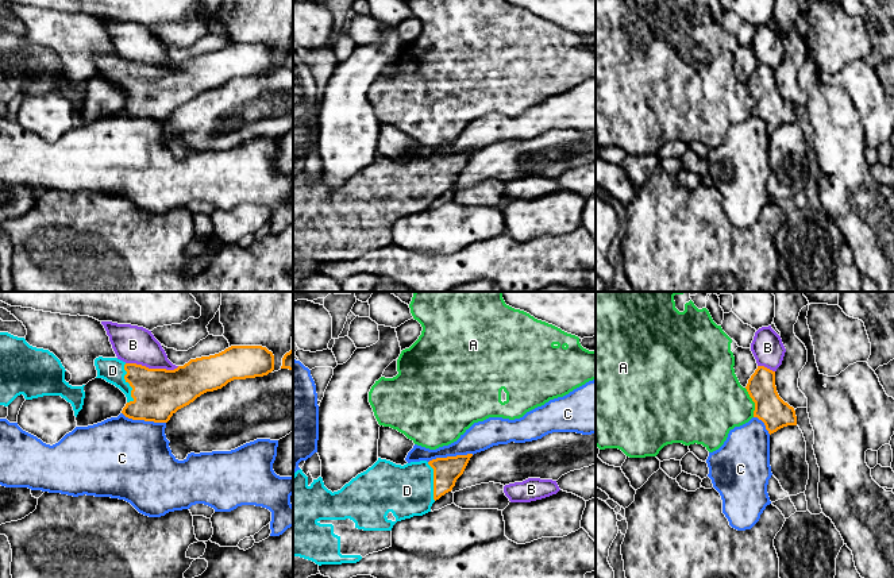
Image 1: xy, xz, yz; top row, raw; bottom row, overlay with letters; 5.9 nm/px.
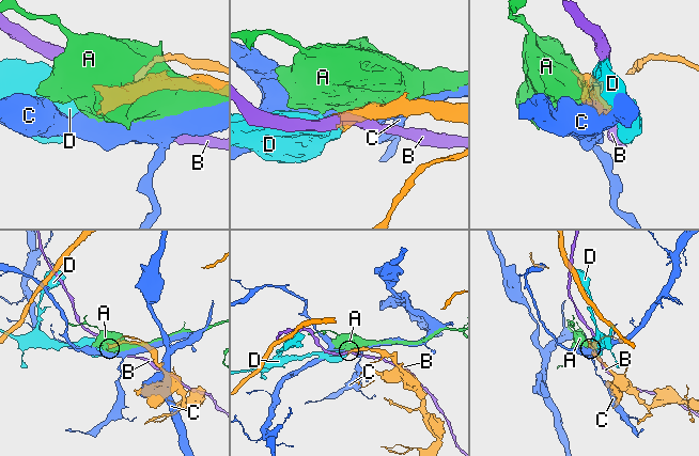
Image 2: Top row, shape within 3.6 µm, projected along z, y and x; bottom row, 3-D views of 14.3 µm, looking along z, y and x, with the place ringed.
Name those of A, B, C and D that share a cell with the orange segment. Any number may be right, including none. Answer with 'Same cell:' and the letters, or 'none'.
Same cell: D

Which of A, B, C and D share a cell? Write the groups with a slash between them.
A / B / C / D

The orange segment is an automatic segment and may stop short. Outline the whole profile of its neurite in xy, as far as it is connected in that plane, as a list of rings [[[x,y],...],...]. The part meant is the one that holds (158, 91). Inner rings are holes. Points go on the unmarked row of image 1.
[[[231,43],[224,49],[190,57],[174,68],[149,66],[117,55],[95,57],[96,76],[119,85],[127,95],[122,111],[132,117],[167,120],[181,105],[234,77],[267,73],[274,53],[262,43]]]

